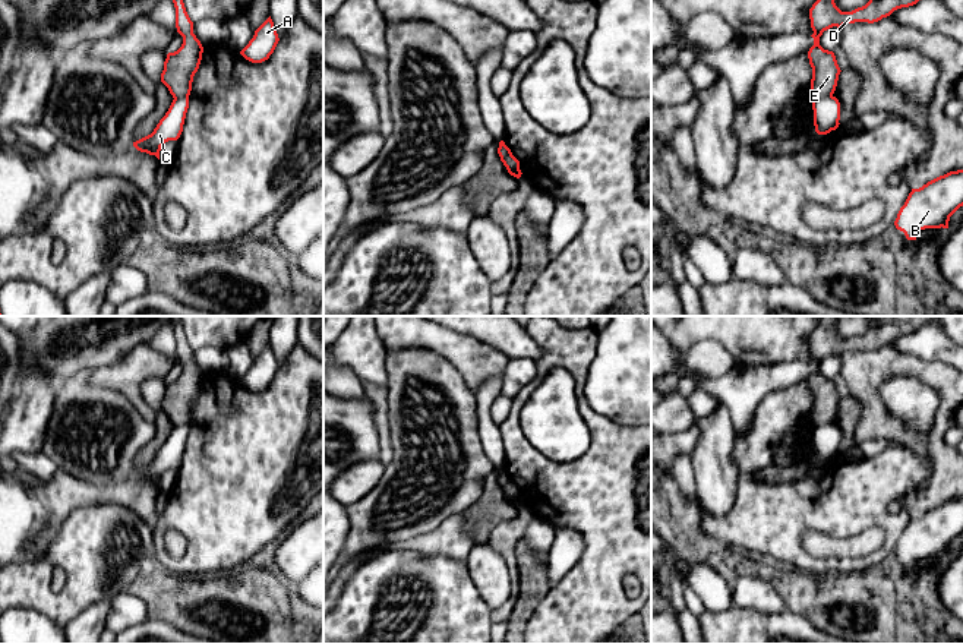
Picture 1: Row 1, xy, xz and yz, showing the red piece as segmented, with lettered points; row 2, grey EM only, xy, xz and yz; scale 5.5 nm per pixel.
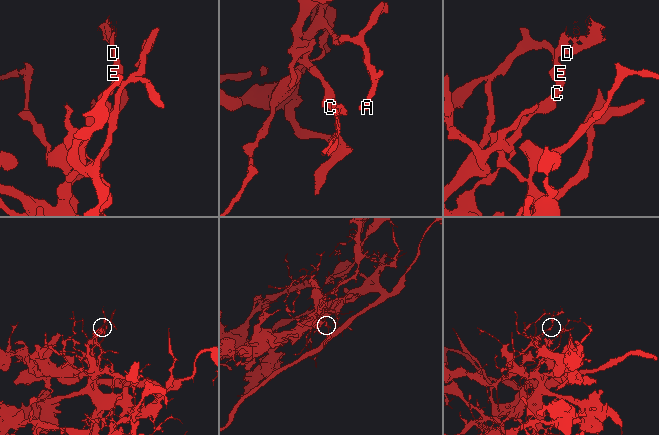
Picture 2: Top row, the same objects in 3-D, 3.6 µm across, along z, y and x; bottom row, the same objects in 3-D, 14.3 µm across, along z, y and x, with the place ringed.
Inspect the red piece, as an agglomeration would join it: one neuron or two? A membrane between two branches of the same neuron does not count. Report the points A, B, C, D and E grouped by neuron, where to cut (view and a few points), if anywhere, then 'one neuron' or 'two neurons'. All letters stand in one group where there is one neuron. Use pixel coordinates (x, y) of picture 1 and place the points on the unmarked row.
groups A B C / D E; cut yz (832, 422), (821, 423), (812, 429); two neurons

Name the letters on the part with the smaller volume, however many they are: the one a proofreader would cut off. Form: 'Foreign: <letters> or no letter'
Foreign: D, E

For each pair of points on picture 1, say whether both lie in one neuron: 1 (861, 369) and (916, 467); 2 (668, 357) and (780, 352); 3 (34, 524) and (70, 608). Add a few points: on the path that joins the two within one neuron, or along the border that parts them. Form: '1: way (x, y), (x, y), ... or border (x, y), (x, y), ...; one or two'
1: border (892, 445), (924, 457), (930, 455), (931, 473); two
2: border (666, 334), (685, 353); two
3: border (62, 521), (60, 530), (43, 555), (15, 564); two

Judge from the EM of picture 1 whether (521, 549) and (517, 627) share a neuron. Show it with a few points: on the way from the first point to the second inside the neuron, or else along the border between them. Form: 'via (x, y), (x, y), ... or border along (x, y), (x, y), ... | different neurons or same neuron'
via (529, 568), (529, 597), (524, 608) | same neuron

